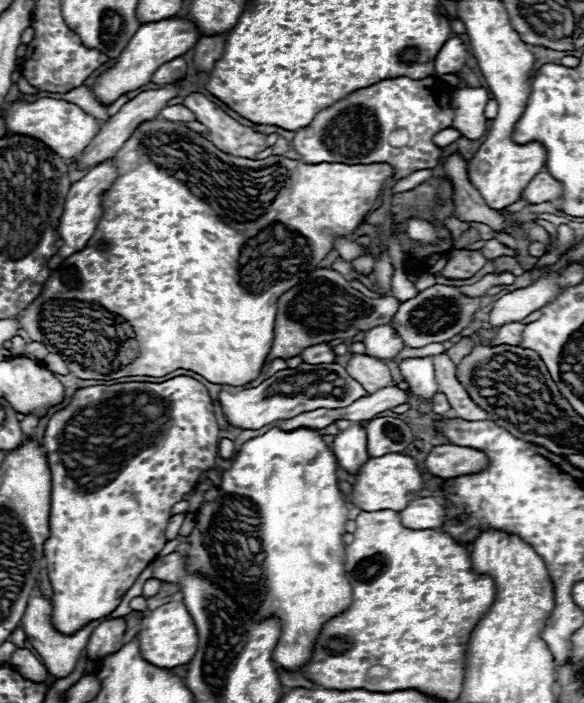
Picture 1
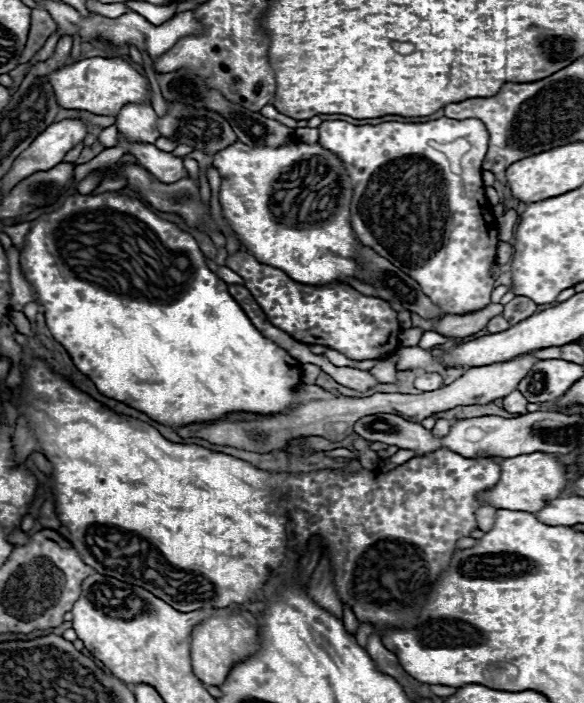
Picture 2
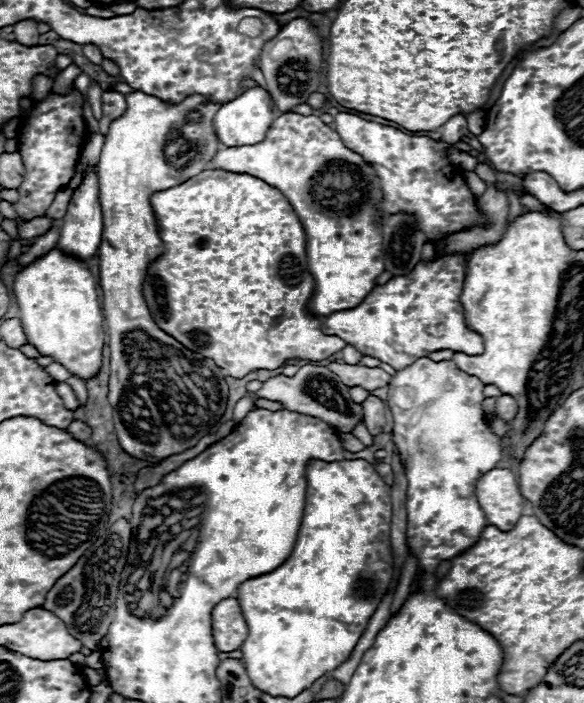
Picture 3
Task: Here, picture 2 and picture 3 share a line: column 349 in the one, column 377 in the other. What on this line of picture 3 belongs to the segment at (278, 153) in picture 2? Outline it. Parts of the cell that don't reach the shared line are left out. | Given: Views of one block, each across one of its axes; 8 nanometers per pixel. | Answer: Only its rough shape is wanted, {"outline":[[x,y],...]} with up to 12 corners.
{"outline":[[318,116],[208,168],[278,188],[306,232],[310,310],[356,308],[384,270],[372,164]]}

